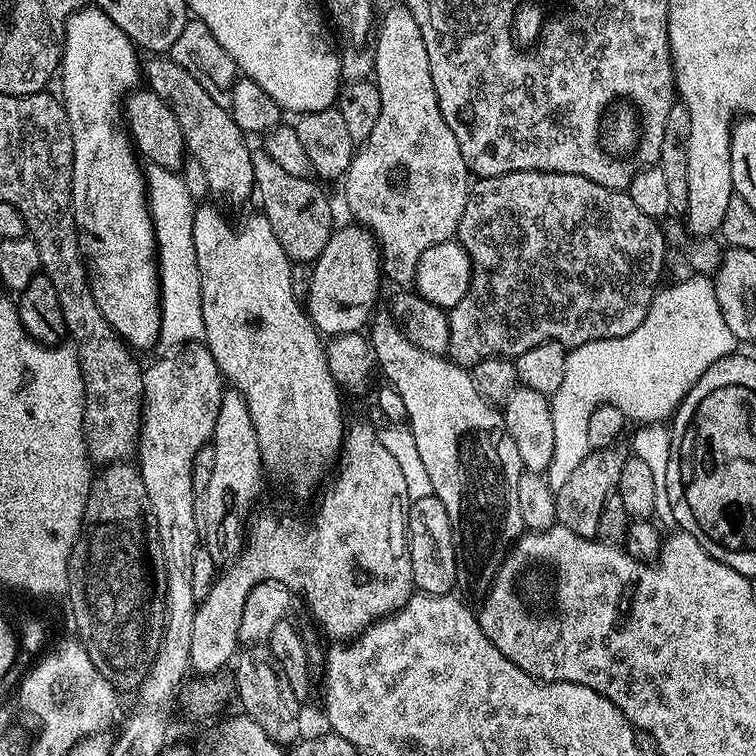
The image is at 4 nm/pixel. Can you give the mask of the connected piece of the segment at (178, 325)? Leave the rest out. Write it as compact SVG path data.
M151 166L146 172L148 209L156 231L158 271L160 273L159 343L183 346L204 338L202 322L202 286L198 274L198 254L194 254L194 214L197 201L190 198L186 182L179 171Z

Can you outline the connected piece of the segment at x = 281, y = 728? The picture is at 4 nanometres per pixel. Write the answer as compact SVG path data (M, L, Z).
M252 646L244 651L241 651L234 660L234 665L236 664L234 692L235 695L236 692L240 695L240 704L244 707L241 708L243 715L254 718L254 722L258 722L258 726L262 726L262 730L266 730L266 734L270 734L270 738L274 738L282 746L291 746L297 743L301 739L302 733L300 733L300 720L296 717L298 701L294 690L290 690L290 682L282 679L281 673L276 667L276 659L273 658L272 652L267 646Z

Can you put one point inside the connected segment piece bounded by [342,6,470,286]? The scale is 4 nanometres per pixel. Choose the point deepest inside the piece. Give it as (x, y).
(407, 184)

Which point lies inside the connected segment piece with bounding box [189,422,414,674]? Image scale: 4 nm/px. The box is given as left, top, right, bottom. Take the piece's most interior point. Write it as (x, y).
(351, 564)

